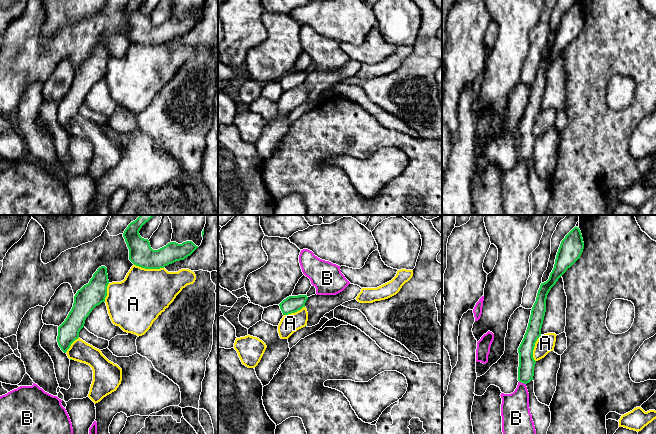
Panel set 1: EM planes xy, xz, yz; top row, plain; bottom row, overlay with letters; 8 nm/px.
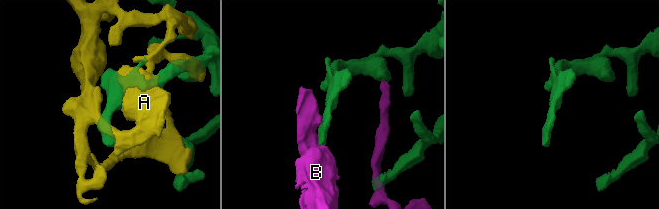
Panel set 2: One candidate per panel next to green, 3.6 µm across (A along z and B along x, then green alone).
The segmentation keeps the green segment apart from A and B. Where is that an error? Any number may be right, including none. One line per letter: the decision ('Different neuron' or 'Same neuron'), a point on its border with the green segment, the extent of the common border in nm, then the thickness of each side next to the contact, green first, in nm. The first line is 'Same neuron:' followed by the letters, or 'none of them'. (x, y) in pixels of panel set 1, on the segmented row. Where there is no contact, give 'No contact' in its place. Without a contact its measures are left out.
Same neuron: none of them
A: Different neuron. Touches green at xy (149, 268). Shared border 240 nm. Thickness 200 nm (green) against 400 nm
B: Different neuron. Touches green at yz (522, 382). Shared border 60 nm. Thickness 130 nm (green) against 240 nm

